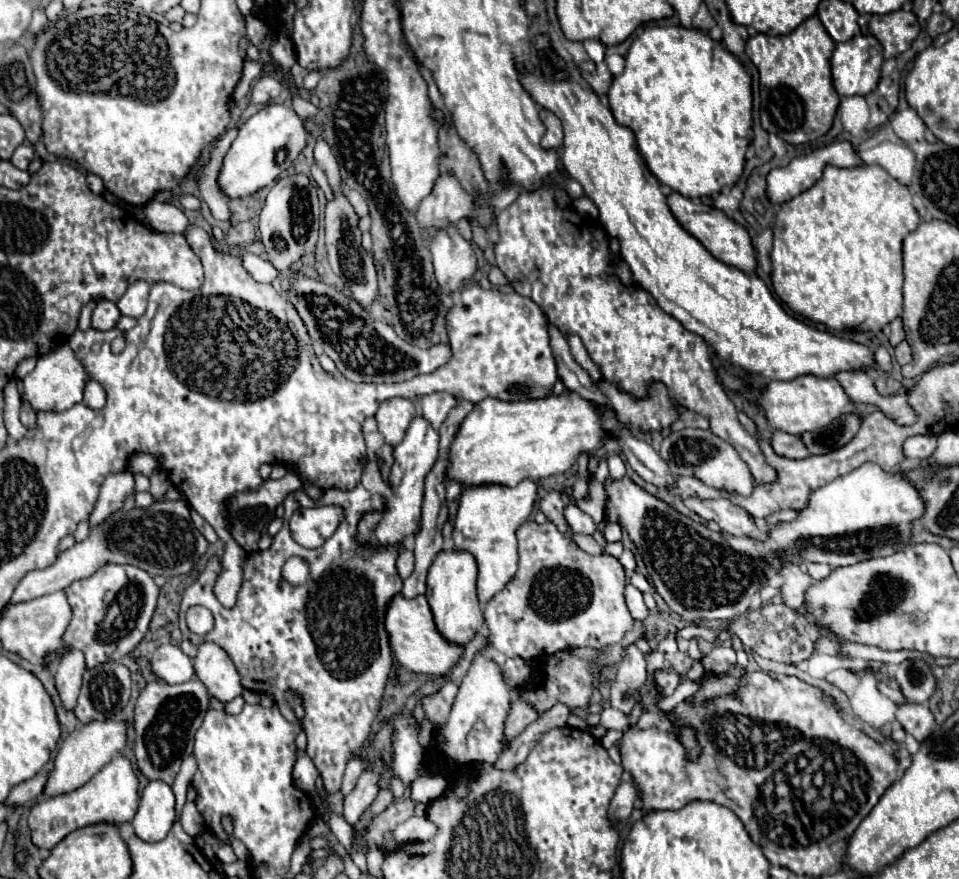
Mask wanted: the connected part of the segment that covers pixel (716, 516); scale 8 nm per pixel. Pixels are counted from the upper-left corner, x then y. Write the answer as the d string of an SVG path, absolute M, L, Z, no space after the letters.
M687 498L685 506L697 512L703 520L715 520L721 526L721 532L727 532L731 536L753 538L753 532L757 532L753 516L727 498L715 498L715 500Z

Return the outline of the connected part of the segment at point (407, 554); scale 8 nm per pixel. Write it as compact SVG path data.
M403 550L401 556L399 556L399 560L397 560L397 572L399 572L399 576L403 580L413 572L413 564L415 564L413 550Z

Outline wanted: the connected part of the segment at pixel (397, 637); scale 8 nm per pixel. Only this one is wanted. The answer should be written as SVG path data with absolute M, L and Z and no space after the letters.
M401 594L395 596L389 604L389 612L385 618L385 628L389 632L389 642L393 654L401 666L411 672L427 674L427 676L445 676L453 670L453 666L463 658L465 646L449 642L443 634L439 634L433 612L425 596L417 596L413 600L405 600Z

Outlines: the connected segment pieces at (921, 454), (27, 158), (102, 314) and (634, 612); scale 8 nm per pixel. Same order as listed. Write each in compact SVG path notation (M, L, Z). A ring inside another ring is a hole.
M911 436L903 442L903 452L909 460L925 460L937 448L935 436Z
M21 144L13 152L13 156L11 156L11 164L17 166L17 168L21 168L21 170L27 170L27 166L29 166L31 160L33 160L33 148L27 146L27 144Z
M101 300L91 314L91 326L95 330L111 330L119 318L121 318L121 312L117 304L109 300Z
M631 584L625 586L625 600L627 600L627 608L629 608L629 612L635 620L645 620L647 618L649 610L643 602L643 594L635 586L631 586Z

